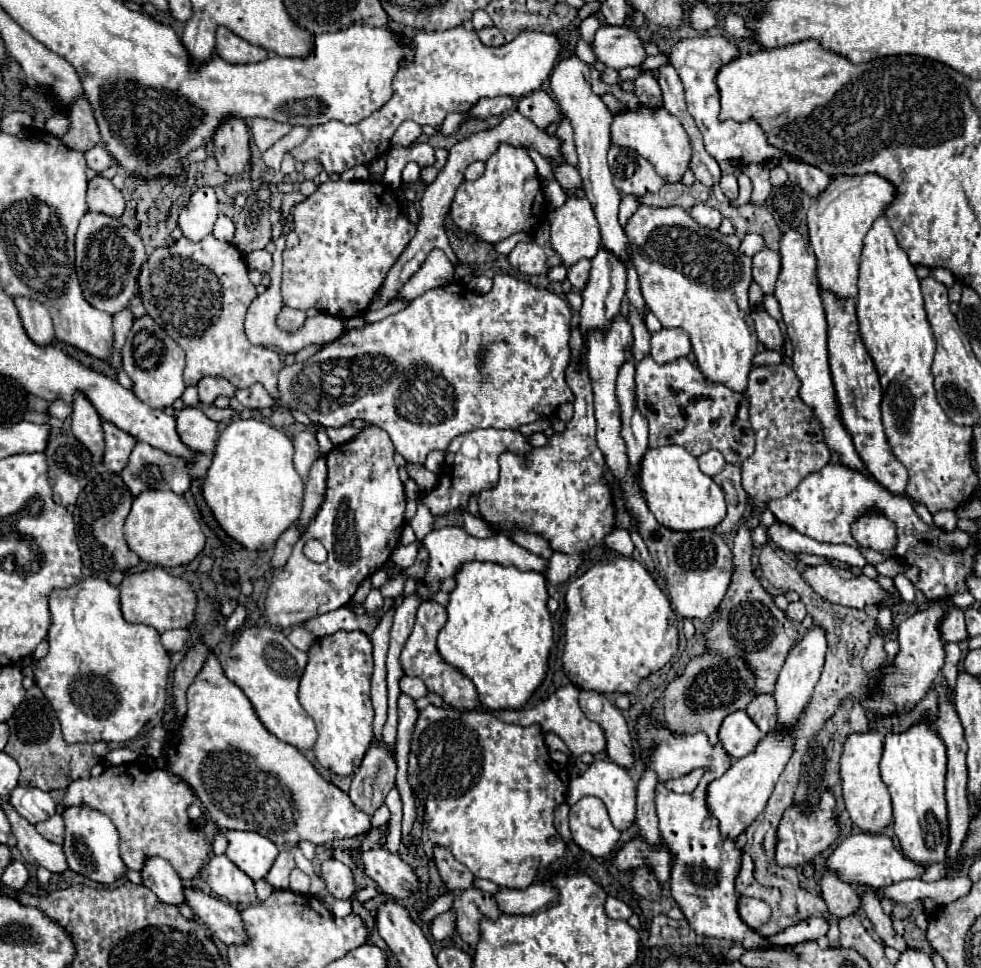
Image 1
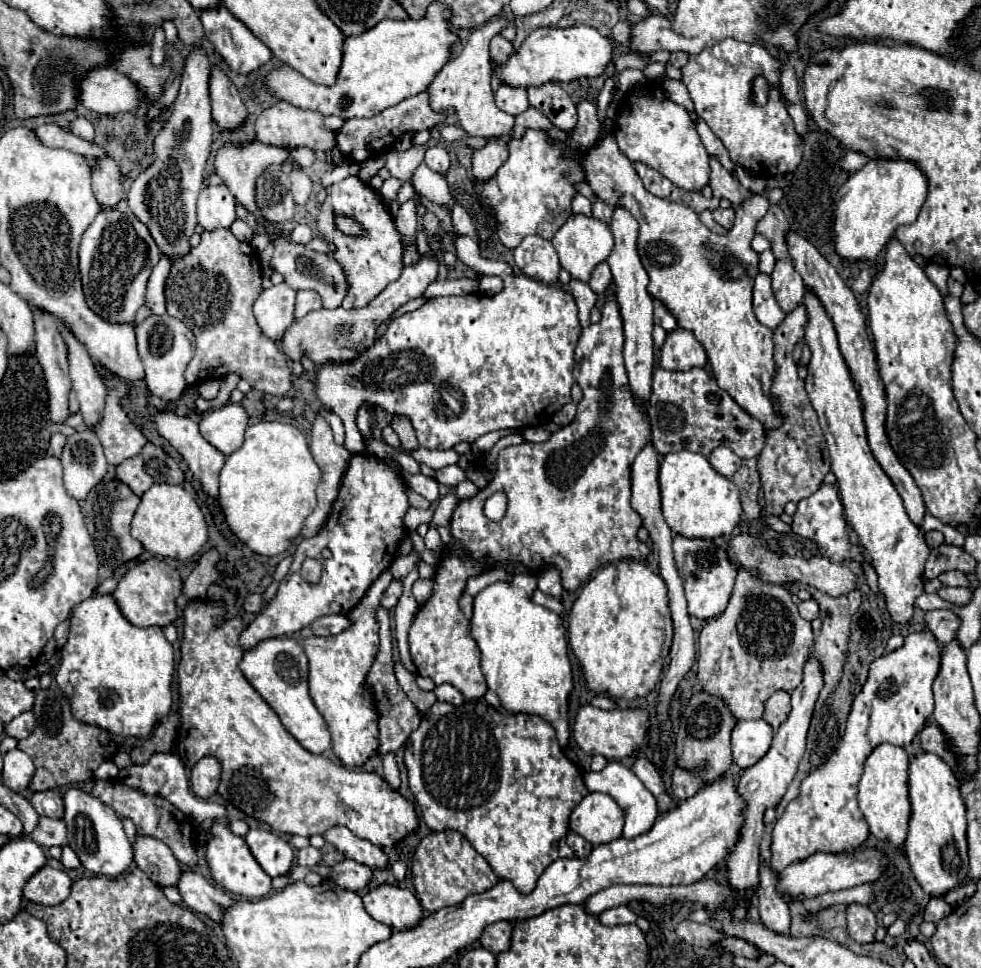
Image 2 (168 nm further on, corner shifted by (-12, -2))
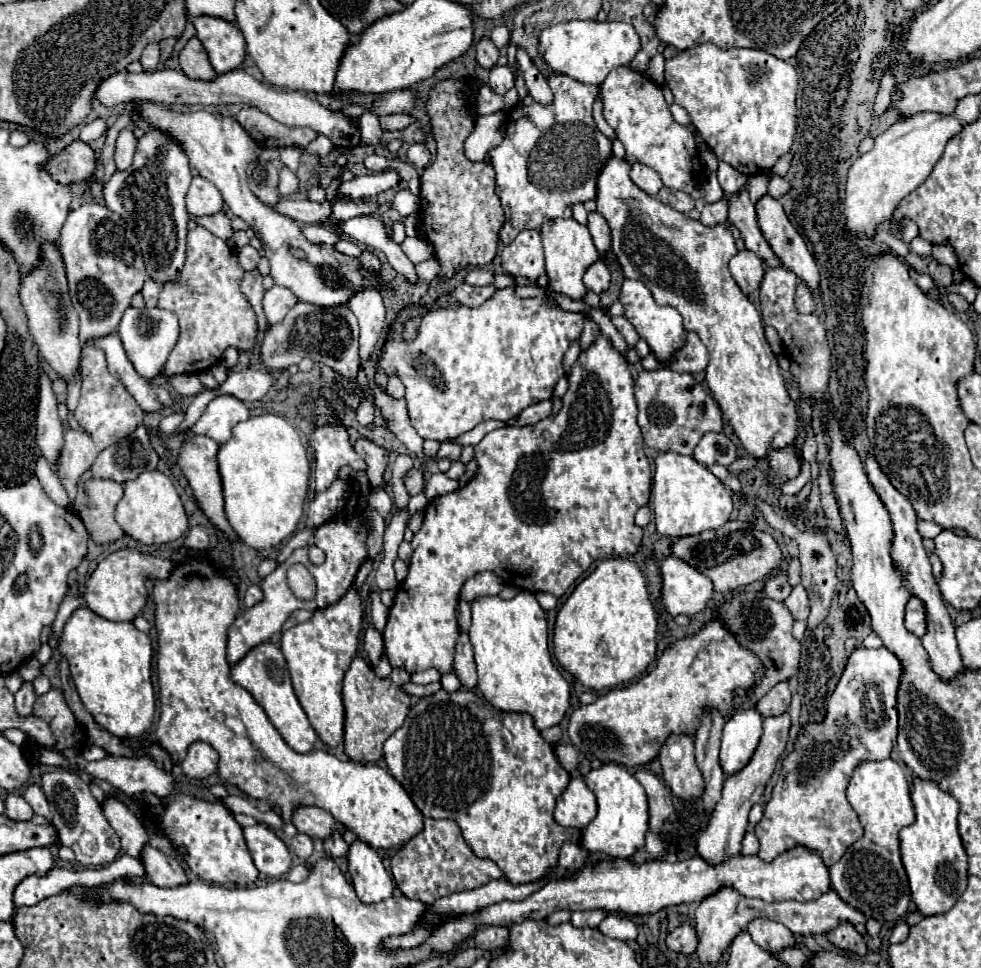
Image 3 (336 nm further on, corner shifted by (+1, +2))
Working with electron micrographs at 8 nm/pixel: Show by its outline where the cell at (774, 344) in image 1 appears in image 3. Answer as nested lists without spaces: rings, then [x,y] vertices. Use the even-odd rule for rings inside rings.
[[[738,250],[736,256],[730,258],[730,272],[736,284],[744,294],[752,294],[764,276],[762,260],[750,250]]]

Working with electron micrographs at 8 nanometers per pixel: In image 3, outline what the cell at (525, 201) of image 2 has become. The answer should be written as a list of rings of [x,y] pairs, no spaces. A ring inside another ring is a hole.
[[[550,74],[548,86],[552,88],[554,100],[540,104],[532,96],[522,98],[512,110],[506,126],[506,136],[500,146],[488,152],[490,162],[496,170],[496,194],[502,200],[506,224],[500,230],[500,240],[510,244],[522,230],[540,230],[544,220],[572,218],[572,206],[578,202],[596,198],[596,176],[612,156],[612,140],[606,138],[592,118],[592,104],[600,92],[600,86],[590,86],[572,80],[564,74]]]

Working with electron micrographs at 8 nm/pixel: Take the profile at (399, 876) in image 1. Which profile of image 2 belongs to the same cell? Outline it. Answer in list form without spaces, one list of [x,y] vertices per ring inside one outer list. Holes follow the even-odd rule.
[[[335,826],[335,828],[327,830],[323,834],[323,838],[329,844],[333,844],[339,852],[343,852],[345,858],[357,860],[359,864],[365,864],[371,870],[385,870],[391,866],[389,856],[379,846],[373,846],[371,842],[357,838],[345,826]]]

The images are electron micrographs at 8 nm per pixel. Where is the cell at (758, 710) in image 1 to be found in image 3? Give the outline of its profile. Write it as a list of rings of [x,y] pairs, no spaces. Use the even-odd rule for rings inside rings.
[[[778,682],[768,694],[764,694],[758,700],[758,710],[760,710],[760,714],[764,718],[780,716],[780,714],[784,714],[788,710],[790,698],[792,698],[792,692],[790,692],[788,682]]]

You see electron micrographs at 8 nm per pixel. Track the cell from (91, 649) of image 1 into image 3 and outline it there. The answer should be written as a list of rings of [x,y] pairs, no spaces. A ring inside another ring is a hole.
[[[86,606],[74,610],[62,630],[60,652],[66,656],[70,664],[70,674],[74,678],[76,690],[82,698],[84,708],[94,716],[94,720],[118,738],[136,738],[142,736],[154,718],[154,688],[150,680],[150,666],[152,666],[152,642],[150,638],[136,630],[132,622],[110,622],[102,616],[94,614]]]

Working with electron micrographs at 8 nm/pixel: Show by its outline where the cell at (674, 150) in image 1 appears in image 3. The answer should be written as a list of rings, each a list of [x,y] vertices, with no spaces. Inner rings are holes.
[[[616,68],[602,82],[600,94],[604,118],[616,130],[618,140],[626,148],[626,162],[642,162],[660,174],[666,188],[692,194],[700,182],[700,156],[696,140],[686,126],[672,118],[670,106],[662,94],[662,86],[632,68]]]

